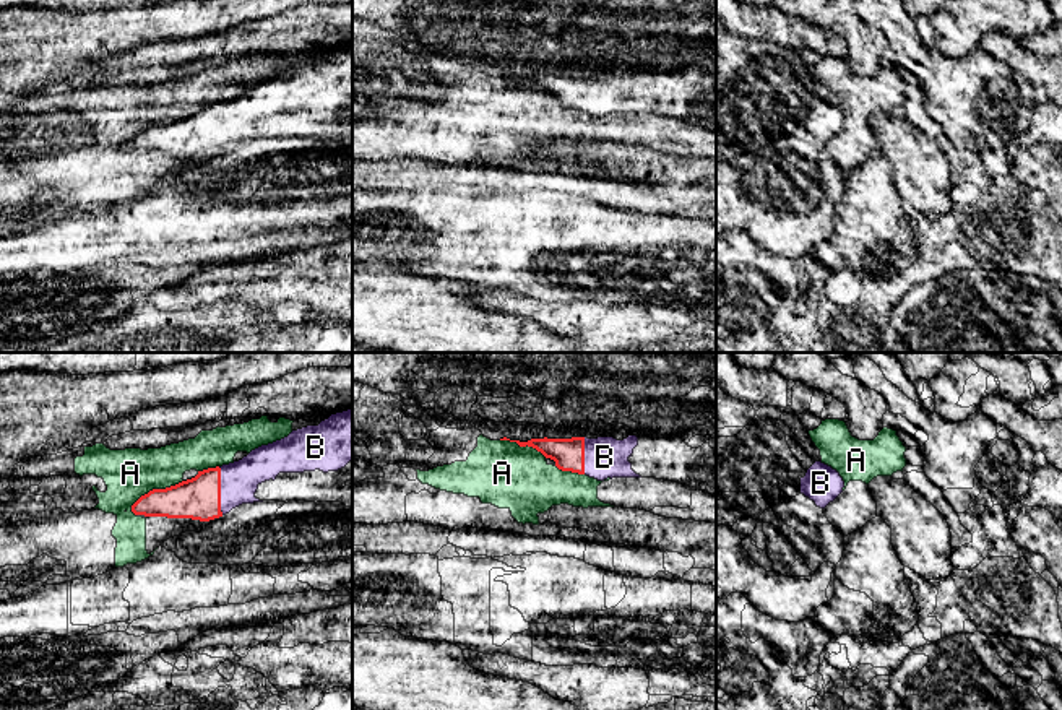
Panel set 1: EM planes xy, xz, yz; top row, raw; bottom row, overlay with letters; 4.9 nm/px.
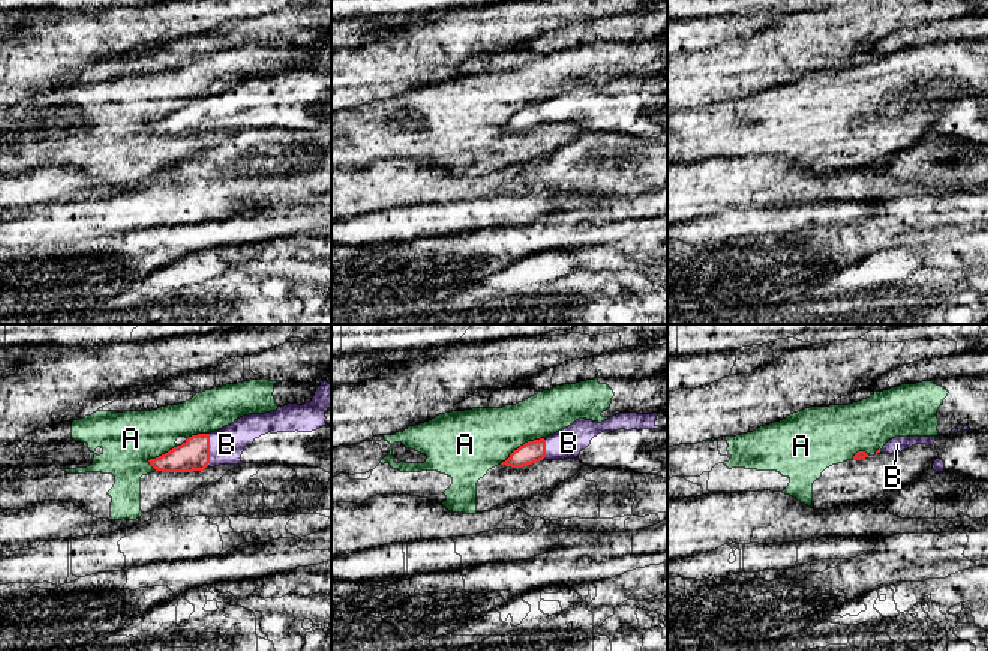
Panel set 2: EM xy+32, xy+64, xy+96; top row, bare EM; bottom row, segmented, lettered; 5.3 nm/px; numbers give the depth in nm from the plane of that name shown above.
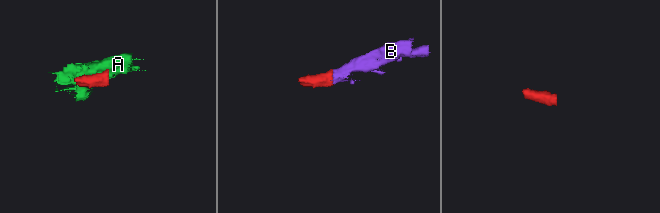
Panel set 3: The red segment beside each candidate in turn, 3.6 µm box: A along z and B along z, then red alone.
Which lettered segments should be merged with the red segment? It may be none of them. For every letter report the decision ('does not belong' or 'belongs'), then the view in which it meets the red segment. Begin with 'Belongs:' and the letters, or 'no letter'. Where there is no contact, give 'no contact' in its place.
Belongs: B
A: does not belong | xy
B: belongs | xy

